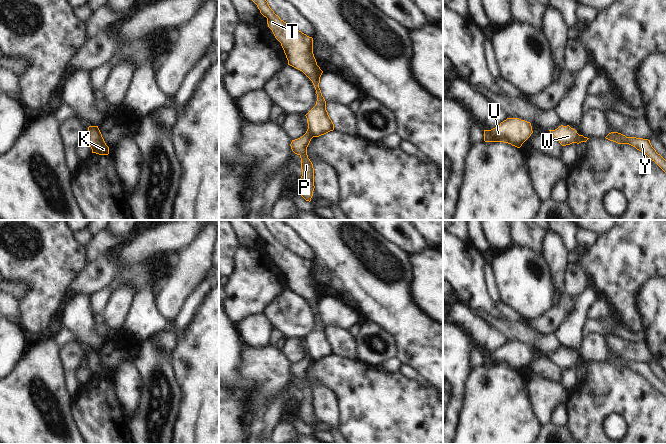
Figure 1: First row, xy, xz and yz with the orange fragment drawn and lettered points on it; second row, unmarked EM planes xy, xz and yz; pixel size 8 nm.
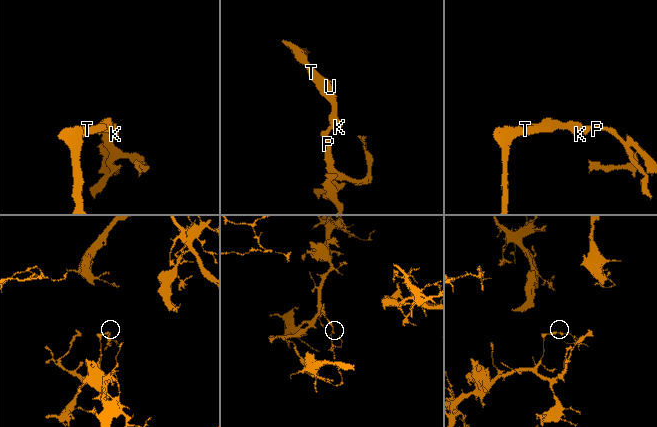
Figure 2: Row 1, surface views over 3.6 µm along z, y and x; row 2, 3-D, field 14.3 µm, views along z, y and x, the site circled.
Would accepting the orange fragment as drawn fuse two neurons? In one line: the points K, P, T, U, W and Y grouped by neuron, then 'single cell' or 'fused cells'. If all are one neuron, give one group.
groups K T U W / P Y; fused cells

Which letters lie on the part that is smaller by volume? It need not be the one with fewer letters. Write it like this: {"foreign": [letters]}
{"foreign": ["P", "Y"]}

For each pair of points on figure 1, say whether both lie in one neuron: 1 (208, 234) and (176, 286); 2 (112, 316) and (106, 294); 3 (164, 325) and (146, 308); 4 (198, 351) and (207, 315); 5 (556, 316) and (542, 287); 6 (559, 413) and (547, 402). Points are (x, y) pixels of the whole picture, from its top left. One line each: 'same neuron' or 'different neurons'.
1: same neuron
2: different neurons
3: same neuron
4: same neuron
5: different neurons
6: different neurons

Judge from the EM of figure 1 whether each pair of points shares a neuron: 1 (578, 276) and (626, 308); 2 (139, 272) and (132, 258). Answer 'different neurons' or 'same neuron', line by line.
1: different neurons
2: different neurons

